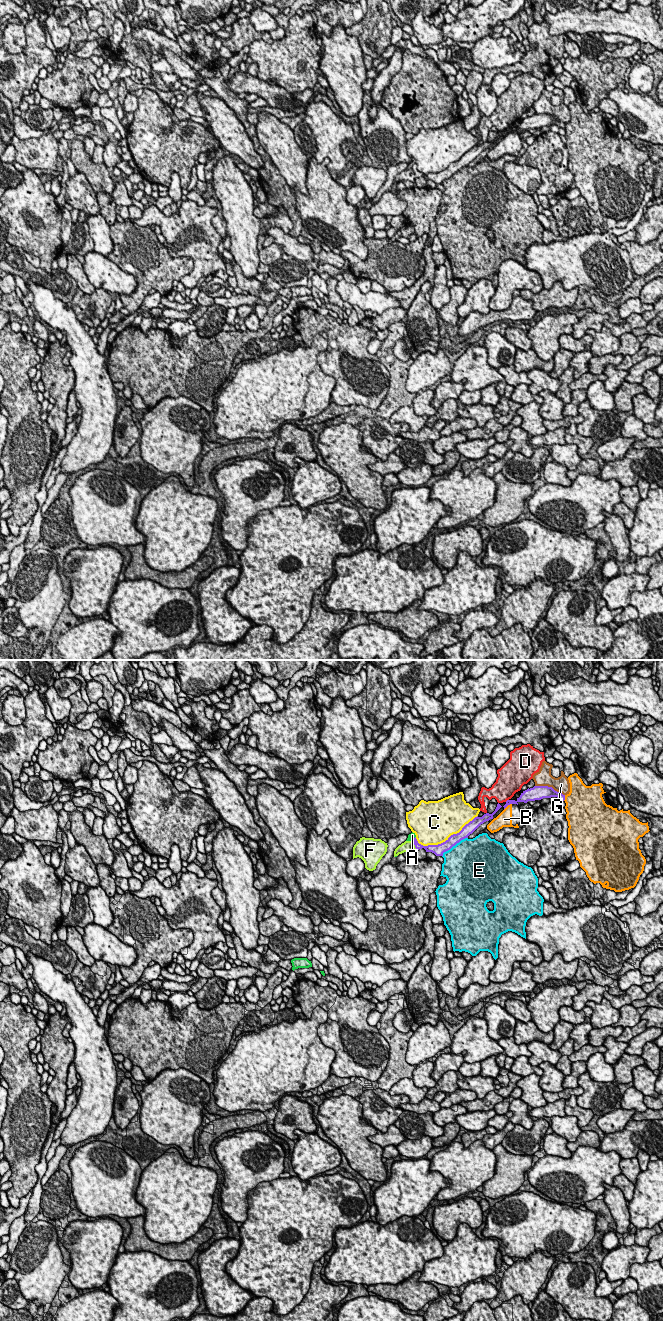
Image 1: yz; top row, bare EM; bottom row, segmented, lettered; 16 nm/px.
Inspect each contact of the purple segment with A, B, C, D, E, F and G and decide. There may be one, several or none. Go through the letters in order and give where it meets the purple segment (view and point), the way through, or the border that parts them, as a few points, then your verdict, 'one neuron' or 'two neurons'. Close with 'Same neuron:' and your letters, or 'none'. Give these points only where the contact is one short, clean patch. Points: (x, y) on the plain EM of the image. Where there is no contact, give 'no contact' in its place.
A: contact yz (413, 166); border yz (415, 164), (411, 167); two neurons
B: contact yz (507, 133); two neurons
C: contact yz (446, 168); two neurons
D: contact yz (507, 128); two neurons
E: contact yz (453, 173); two neurons
F: contact yz (414, 172); two neurons
G: contact yz (550, 115); two neurons
Same neuron: none

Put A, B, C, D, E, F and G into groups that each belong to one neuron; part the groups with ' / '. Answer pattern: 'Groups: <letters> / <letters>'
Groups: A / B / C / D / E / F / G

